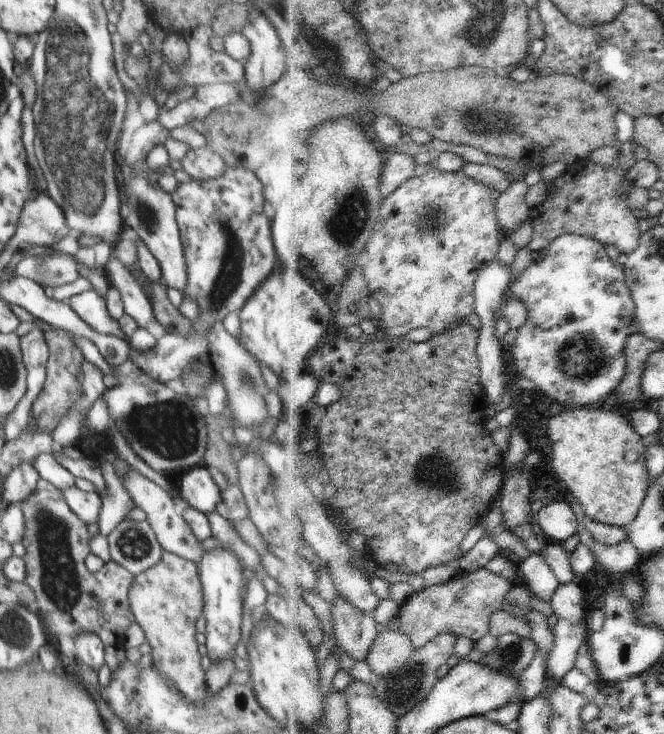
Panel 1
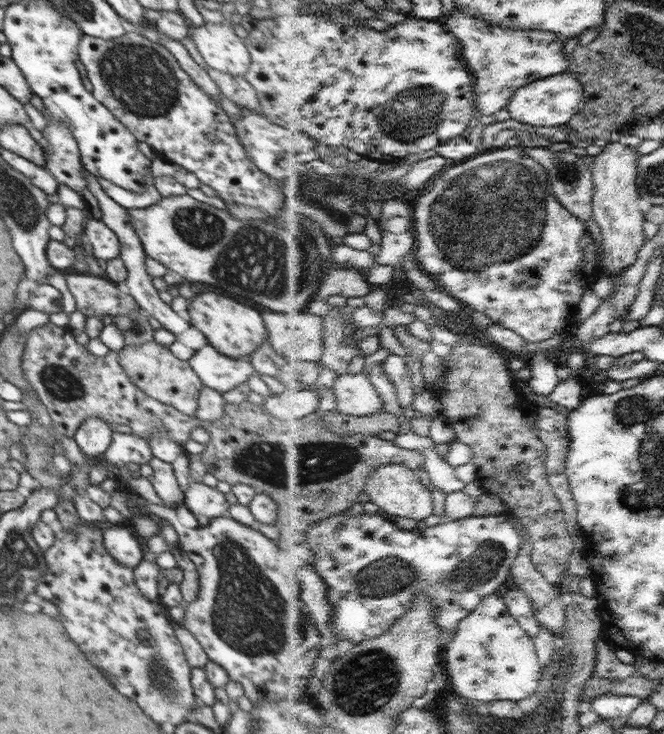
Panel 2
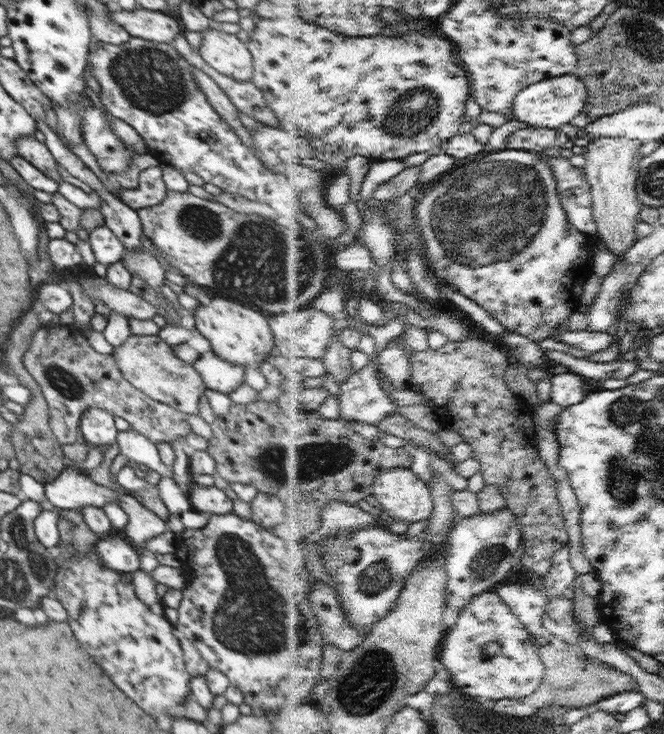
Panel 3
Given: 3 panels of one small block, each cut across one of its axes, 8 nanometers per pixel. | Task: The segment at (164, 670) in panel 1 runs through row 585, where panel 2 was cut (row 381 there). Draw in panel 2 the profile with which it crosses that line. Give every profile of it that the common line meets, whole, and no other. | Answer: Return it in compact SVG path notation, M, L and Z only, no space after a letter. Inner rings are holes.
M155 341L142 346L124 346L118 354L120 364L130 381L144 394L173 406L188 416L196 416L200 391L204 386L190 367L189 361L176 358L168 347L158 345Z

